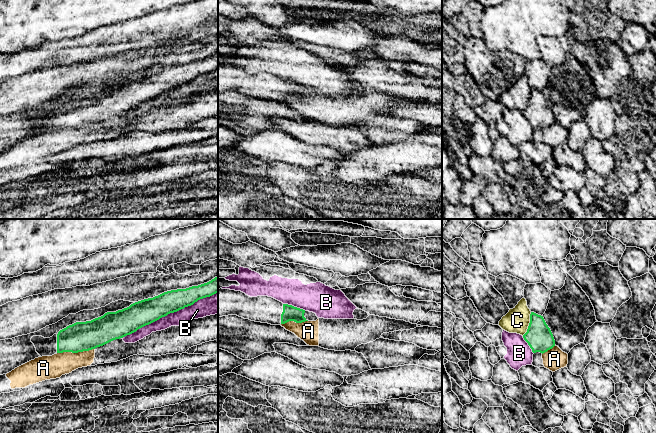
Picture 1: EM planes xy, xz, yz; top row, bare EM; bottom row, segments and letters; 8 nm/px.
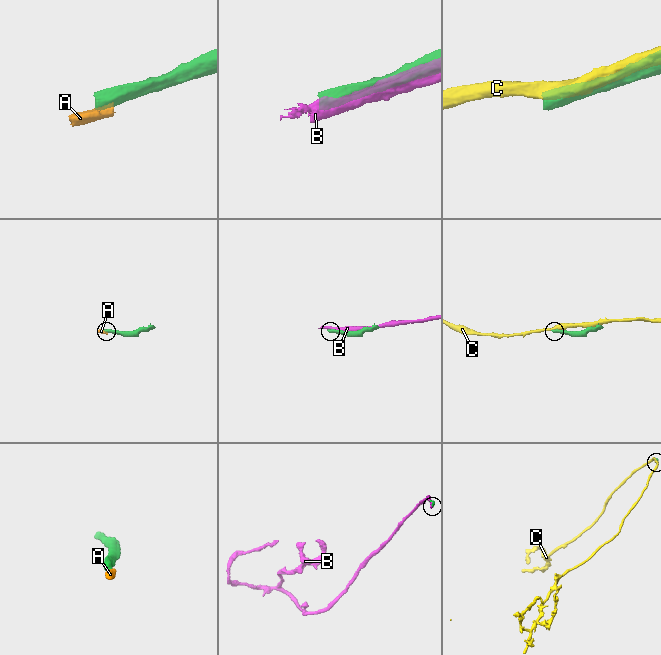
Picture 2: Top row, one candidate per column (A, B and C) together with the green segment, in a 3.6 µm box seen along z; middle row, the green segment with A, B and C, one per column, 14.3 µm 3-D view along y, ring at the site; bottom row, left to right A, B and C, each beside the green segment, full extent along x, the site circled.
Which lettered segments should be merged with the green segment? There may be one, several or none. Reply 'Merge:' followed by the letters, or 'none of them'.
Merge: none of them

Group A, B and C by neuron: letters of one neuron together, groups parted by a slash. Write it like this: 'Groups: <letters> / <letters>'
Groups: A / B / C

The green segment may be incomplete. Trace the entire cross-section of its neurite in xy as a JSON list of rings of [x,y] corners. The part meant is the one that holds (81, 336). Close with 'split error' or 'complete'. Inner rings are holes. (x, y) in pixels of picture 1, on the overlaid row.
[[[218,276],[198,286],[167,291],[153,298],[135,302],[127,308],[107,312],[91,321],[76,322],[50,338],[33,336],[31,342],[41,357],[63,352],[89,351],[130,335],[170,313],[216,293]]] | split error

